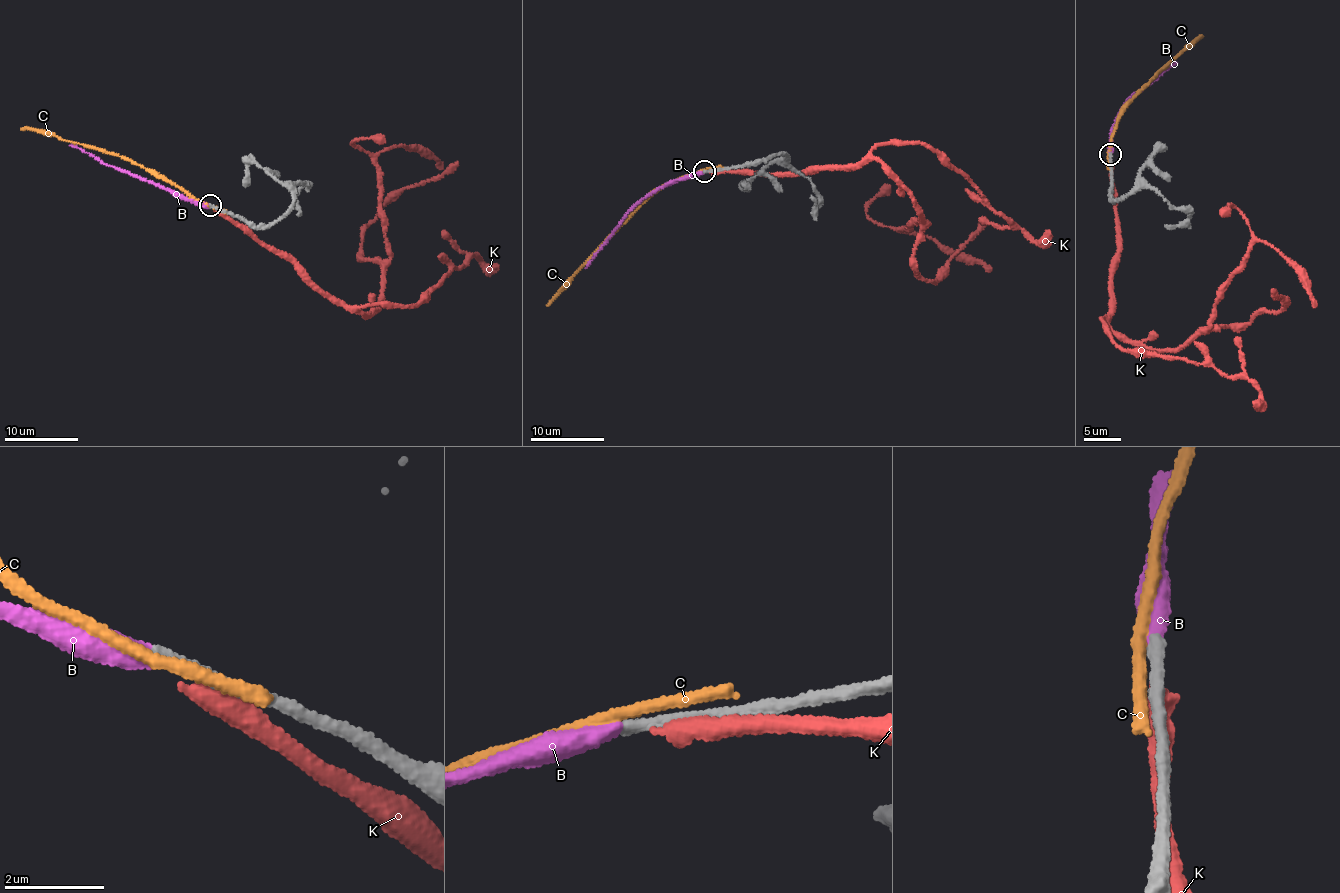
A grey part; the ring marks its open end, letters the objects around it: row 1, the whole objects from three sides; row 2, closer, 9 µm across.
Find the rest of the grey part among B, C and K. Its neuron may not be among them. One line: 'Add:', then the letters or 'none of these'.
Add: B

